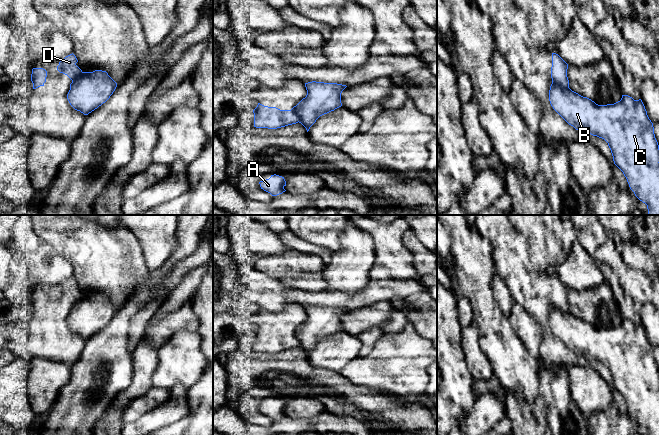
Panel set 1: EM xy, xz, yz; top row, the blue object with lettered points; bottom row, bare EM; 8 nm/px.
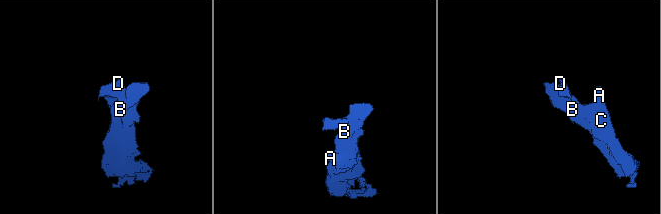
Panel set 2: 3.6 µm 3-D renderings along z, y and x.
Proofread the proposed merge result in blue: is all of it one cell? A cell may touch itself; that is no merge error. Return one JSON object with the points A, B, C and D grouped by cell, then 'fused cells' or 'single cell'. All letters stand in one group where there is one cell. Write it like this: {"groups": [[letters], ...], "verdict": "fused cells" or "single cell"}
{"groups": [["A", "B", "C"], ["D"]], "verdict": "fused cells"}

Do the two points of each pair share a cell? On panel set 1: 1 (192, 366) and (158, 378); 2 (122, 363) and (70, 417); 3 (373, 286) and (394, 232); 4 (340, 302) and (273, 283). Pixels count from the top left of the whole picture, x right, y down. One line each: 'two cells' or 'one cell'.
1: one cell
2: one cell
3: two cells
4: one cell

